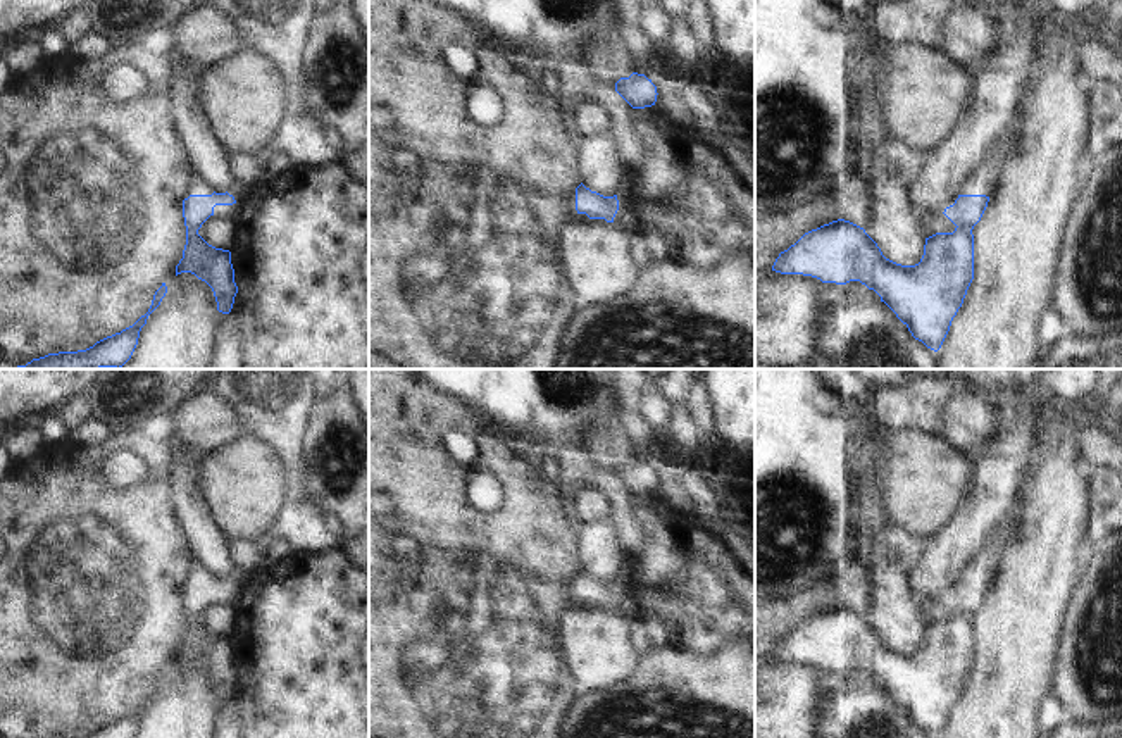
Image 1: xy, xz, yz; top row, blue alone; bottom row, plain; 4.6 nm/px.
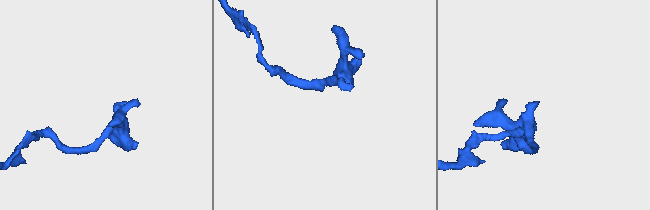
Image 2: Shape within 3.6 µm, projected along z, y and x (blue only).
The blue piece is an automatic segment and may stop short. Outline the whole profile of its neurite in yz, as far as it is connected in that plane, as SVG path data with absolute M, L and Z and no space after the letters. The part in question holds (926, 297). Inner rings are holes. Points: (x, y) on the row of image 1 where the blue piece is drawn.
M1012 124L988 150L955 203L943 212L957 226L955 231L926 238L919 264L901 266L886 259L863 228L838 219L805 233L781 252L772 271L836 285L860 281L881 297L915 340L938 352L974 279L972 229L998 184L1015 134Z

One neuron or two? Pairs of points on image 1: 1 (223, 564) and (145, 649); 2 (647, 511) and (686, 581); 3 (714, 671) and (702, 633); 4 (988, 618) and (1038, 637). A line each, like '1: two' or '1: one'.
1: two
2: one
3: two
4: one

